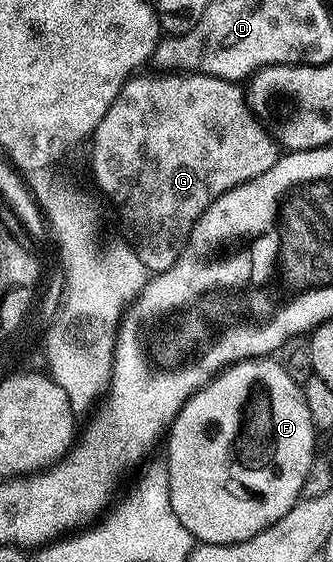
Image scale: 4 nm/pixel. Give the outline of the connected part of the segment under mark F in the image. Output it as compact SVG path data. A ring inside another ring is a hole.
M270 356L236 361L212 377L183 404L167 435L165 462L172 509L194 540L204 545L241 543L277 523L299 502L301 485L317 460L317 430L305 407L302 384L289 379L285 367Z

